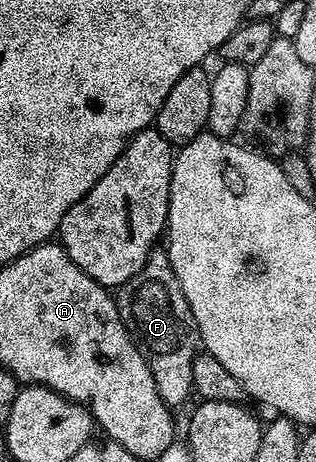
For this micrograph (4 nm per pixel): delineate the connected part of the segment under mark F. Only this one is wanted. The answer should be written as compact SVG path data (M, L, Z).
M153 251L146 259L142 271L138 271L138 275L127 281L125 285L119 286L115 299L126 331L132 336L132 342L146 359L150 367L150 375L154 375L154 387L158 387L158 395L162 395L162 399L169 407L177 407L189 400L194 393L192 387L194 359L198 352L196 320L190 311L190 303L186 295L182 295L178 275L174 275L167 252Z

